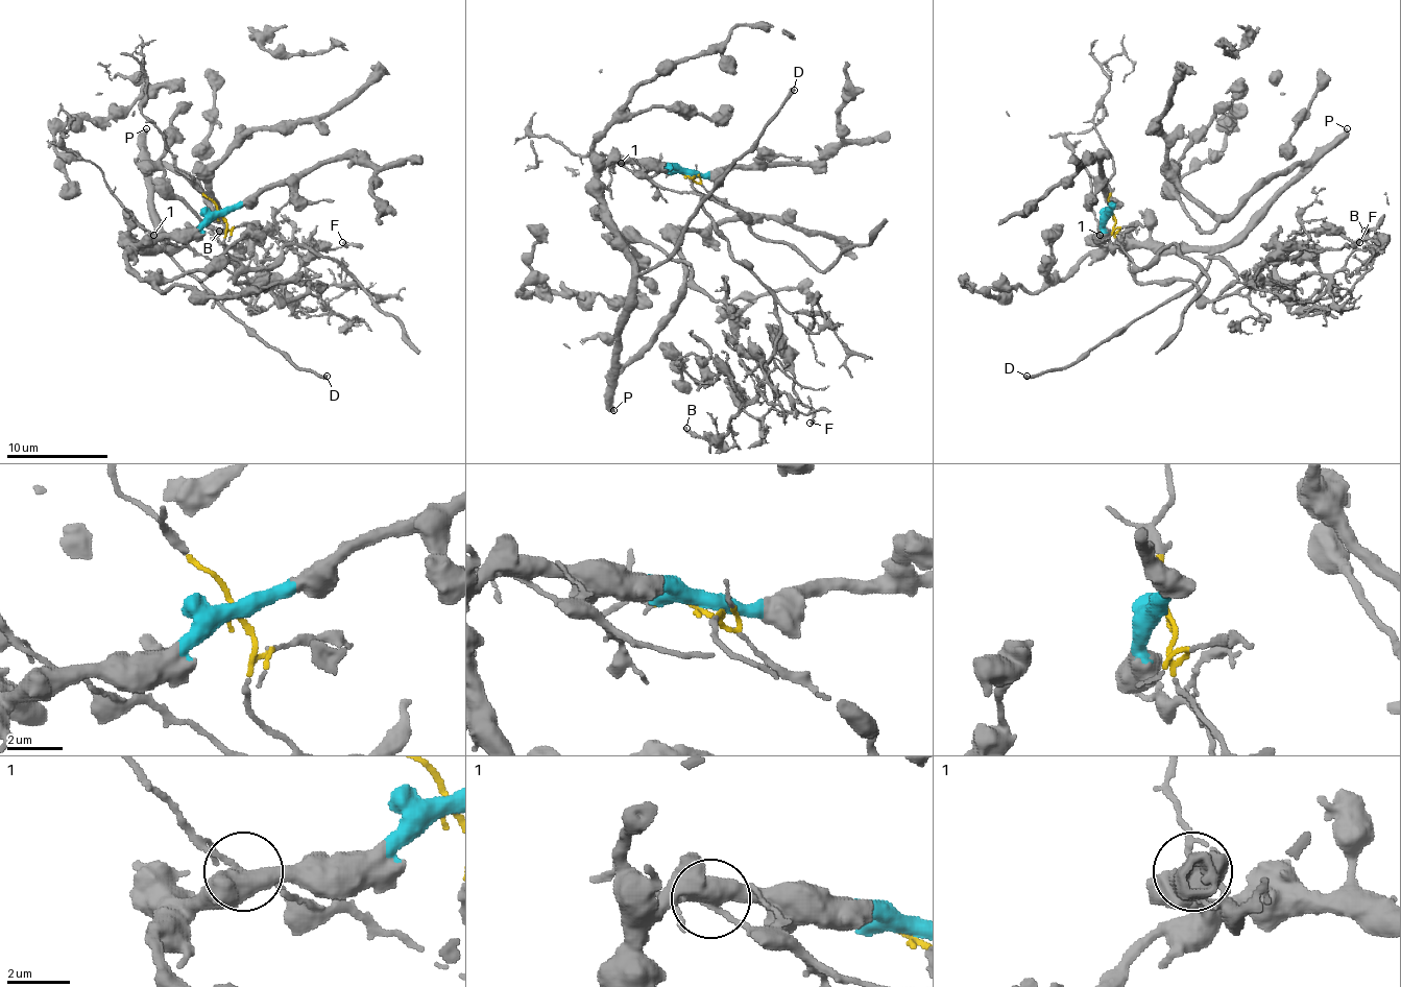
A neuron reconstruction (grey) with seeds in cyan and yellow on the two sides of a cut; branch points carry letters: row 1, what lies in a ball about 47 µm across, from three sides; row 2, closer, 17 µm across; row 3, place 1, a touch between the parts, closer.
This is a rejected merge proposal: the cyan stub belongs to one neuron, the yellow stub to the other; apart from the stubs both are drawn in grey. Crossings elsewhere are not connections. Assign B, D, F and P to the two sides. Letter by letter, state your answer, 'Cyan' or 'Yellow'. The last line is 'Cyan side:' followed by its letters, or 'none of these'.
B: Yellow
D: Cyan
F: Yellow
P: Cyan
Cyan side: D, P

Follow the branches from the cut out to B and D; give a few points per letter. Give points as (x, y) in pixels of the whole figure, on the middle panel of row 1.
B: (685, 175), (776, 312), (766, 365), (776, 390), (764, 380), (726, 433), (685, 428)
D: (685, 175), (639, 163), (612, 163), (602, 172), (599, 218), (637, 273), (673, 250), (700, 200), (794, 89)

